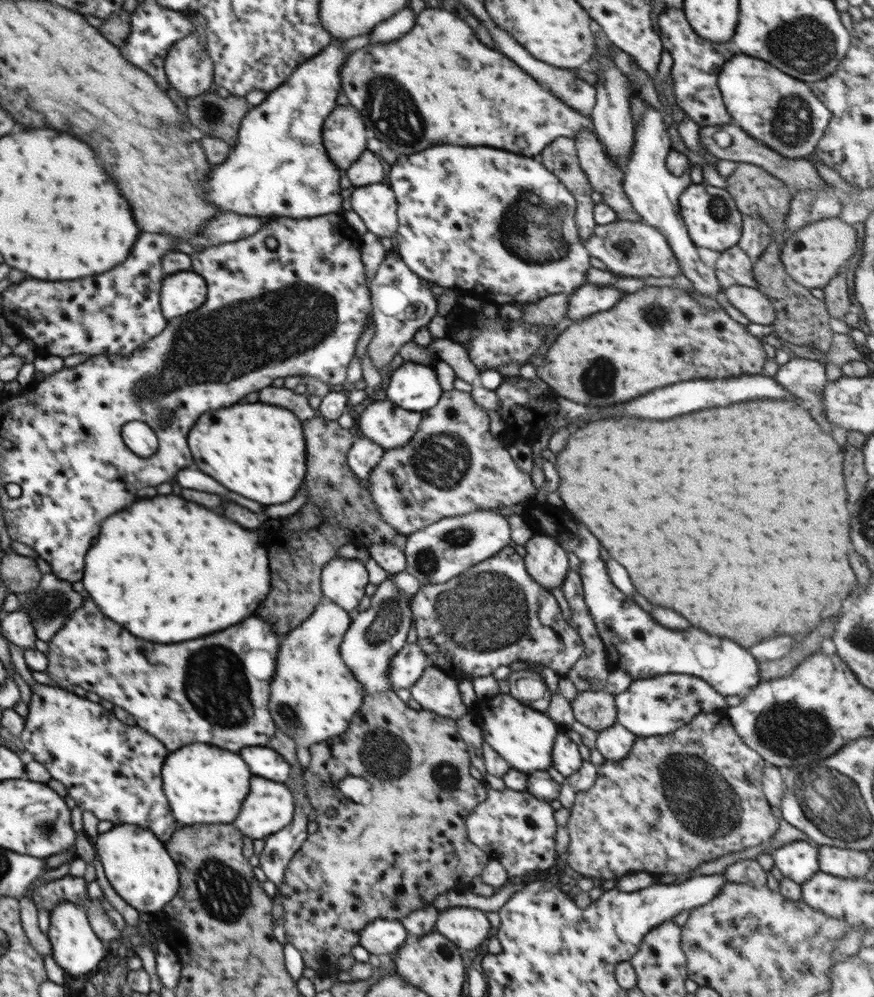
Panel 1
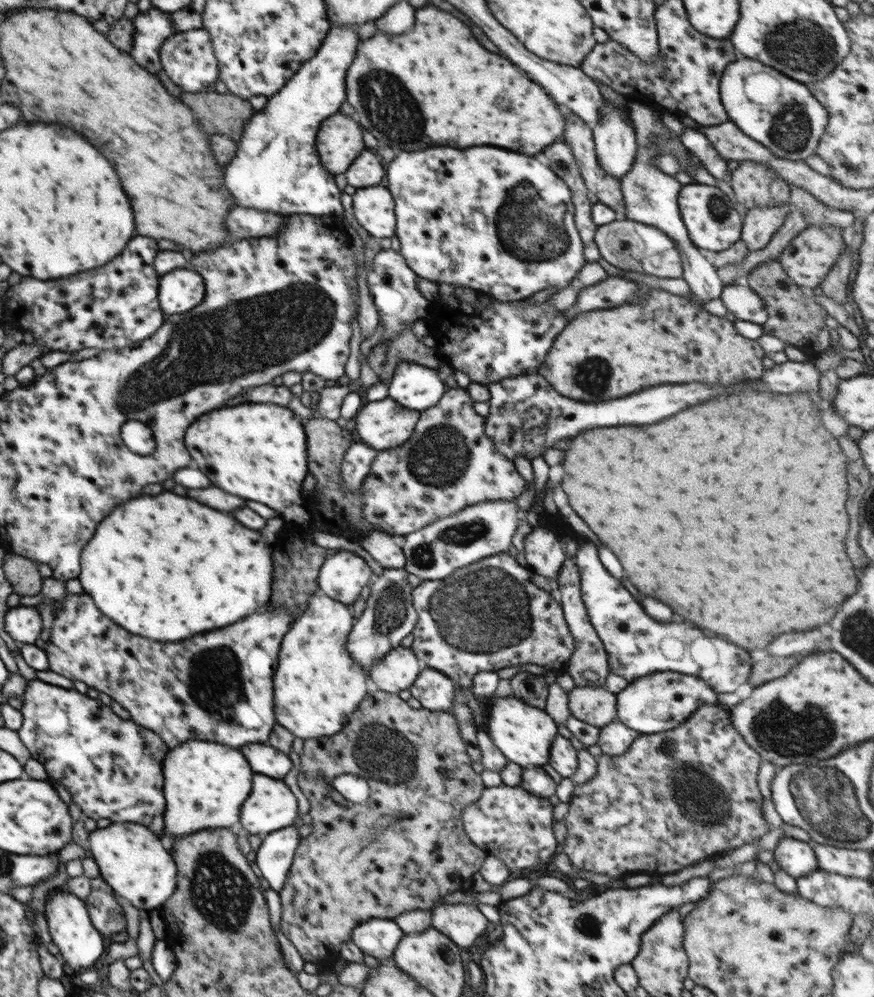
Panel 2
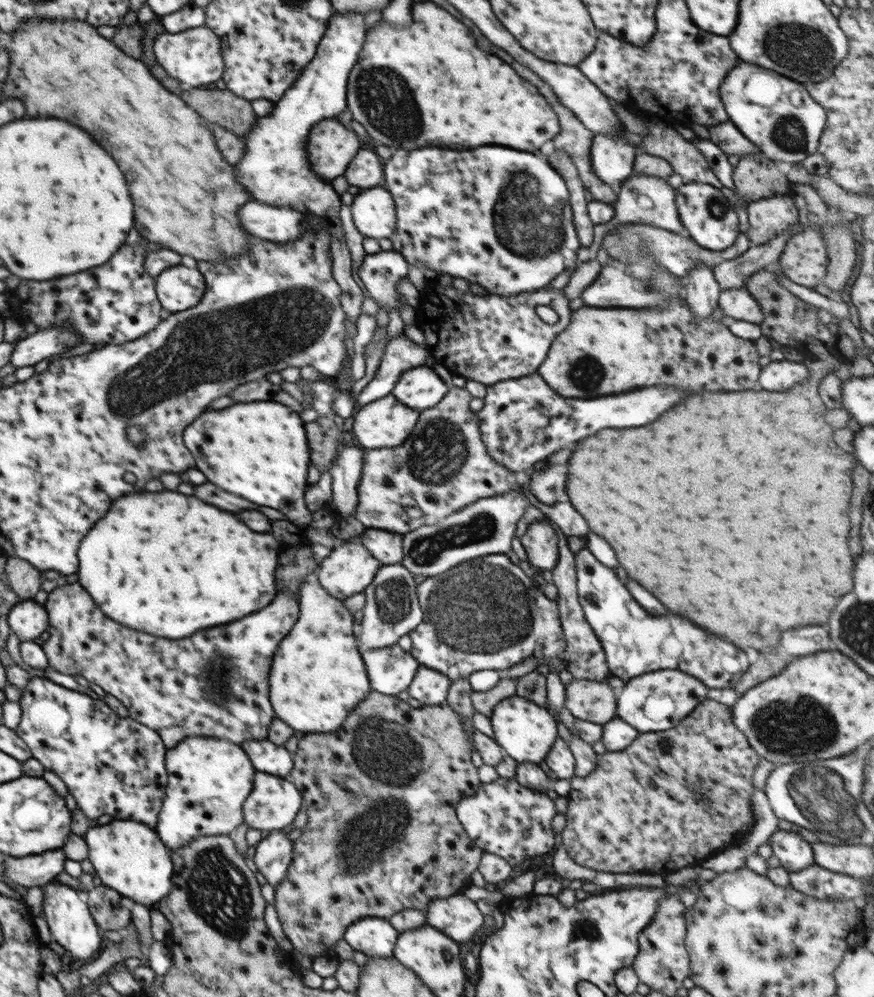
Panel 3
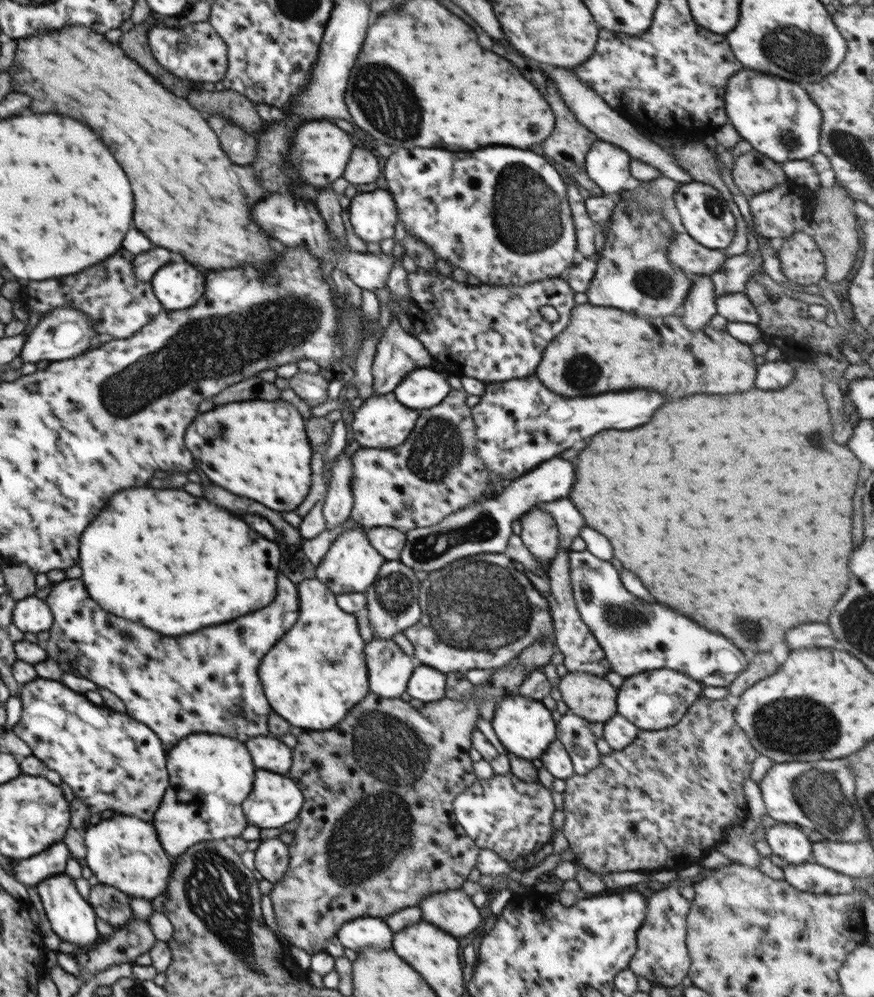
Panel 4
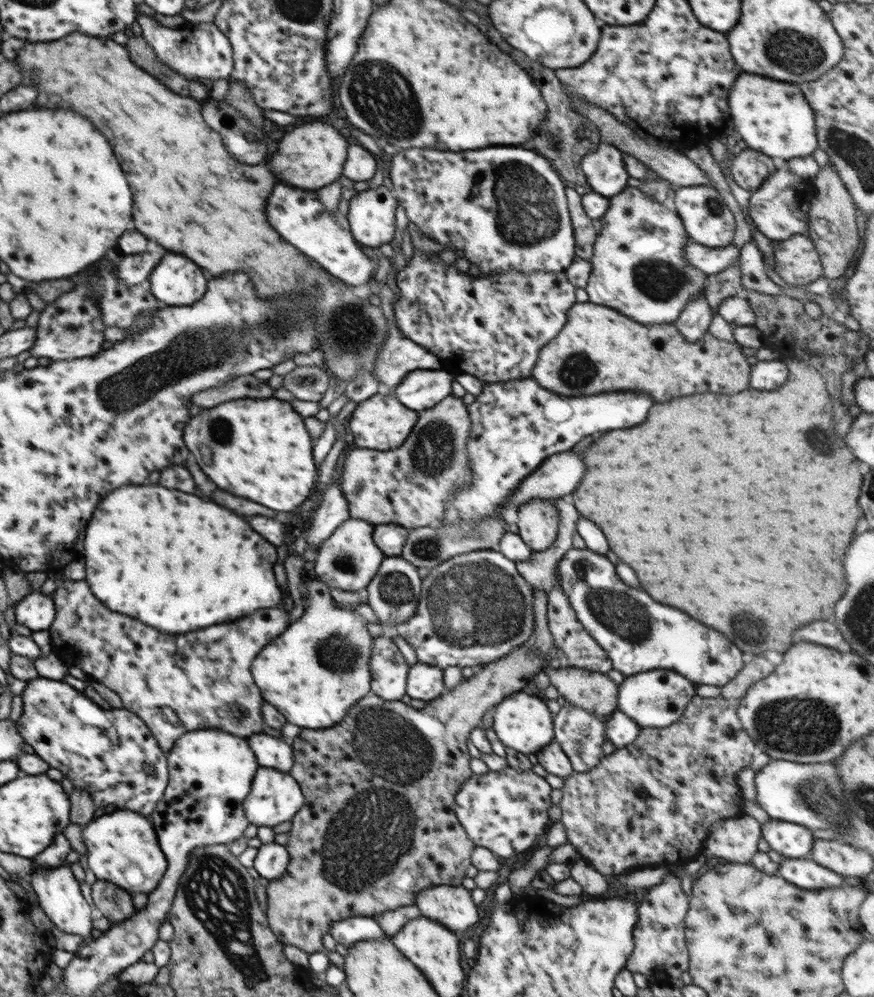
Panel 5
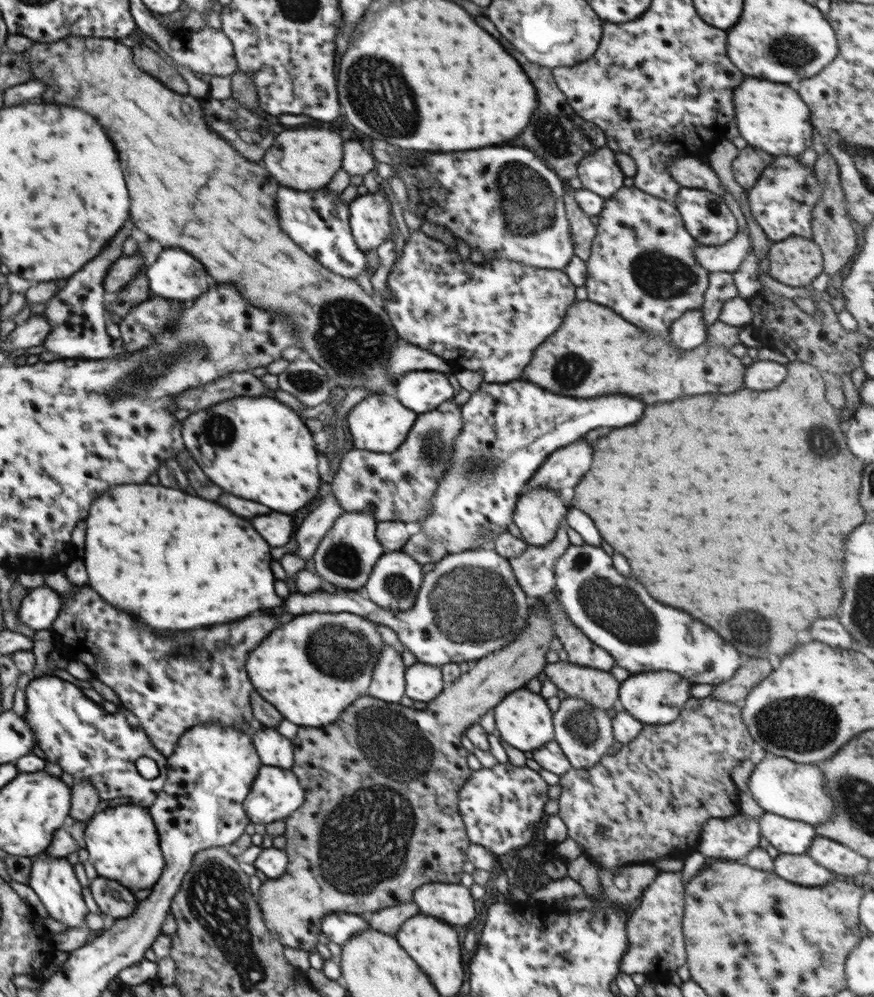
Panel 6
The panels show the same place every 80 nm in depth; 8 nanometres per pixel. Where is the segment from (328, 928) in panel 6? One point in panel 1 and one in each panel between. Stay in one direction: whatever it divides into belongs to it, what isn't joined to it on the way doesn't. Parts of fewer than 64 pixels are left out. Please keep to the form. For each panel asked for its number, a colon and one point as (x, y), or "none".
1: (381, 937)
2: (377, 937)
3: (375, 937)
4: (368, 932)
5: (349, 931)

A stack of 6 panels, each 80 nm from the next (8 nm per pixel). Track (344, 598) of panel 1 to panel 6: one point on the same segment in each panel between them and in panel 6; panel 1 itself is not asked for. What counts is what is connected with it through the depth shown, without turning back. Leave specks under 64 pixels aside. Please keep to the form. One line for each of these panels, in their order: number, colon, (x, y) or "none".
2: (342, 576)
3: (350, 568)
4: (351, 564)
5: (348, 560)
6: (345, 557)

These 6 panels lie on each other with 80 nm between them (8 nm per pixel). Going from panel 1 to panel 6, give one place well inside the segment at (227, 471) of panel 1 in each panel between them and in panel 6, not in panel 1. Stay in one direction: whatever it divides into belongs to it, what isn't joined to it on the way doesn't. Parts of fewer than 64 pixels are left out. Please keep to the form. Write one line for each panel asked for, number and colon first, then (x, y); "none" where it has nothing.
2: (257, 451)
3: (257, 450)
4: (256, 449)
5: (263, 452)
6: (264, 452)

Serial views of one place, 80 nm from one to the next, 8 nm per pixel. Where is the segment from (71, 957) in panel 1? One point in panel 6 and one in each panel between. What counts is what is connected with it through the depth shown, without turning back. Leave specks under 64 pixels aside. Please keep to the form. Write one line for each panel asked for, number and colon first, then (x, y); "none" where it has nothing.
2: (81, 947)
3: (71, 924)
4: (72, 918)
5: (58, 893)
6: (53, 879)

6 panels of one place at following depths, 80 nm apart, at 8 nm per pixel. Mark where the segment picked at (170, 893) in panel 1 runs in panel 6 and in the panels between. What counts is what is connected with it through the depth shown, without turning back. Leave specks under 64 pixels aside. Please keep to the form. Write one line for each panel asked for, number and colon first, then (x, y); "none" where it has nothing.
2: (132, 860)
3: (128, 856)
4: (124, 852)
5: (122, 846)
6: (123, 844)

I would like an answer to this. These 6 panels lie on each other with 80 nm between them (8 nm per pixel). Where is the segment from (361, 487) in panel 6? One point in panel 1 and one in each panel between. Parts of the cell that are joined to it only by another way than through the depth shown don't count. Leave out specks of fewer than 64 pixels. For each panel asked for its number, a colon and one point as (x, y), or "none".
1: (452, 466)
2: (449, 463)
3: (443, 466)
4: (436, 472)
5: (410, 486)

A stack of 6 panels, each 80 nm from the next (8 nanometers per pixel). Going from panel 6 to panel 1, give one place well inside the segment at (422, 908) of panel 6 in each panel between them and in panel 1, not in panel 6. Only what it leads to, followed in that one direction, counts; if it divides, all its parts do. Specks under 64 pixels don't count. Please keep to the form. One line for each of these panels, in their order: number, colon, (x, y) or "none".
1: (467, 927)
2: (463, 923)
3: (458, 917)
4: (454, 911)
5: (452, 906)

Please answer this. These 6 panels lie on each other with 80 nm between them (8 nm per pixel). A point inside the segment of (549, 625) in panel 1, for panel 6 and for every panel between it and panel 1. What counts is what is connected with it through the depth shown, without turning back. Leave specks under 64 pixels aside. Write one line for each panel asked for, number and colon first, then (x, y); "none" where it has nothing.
2: (488, 615)
3: (485, 614)
4: (480, 612)
5: (474, 608)
6: (471, 604)

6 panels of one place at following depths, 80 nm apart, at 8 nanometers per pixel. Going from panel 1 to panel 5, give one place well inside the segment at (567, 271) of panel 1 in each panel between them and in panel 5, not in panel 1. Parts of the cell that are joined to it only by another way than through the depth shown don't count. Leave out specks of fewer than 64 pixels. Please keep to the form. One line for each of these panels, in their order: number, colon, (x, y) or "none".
2: (473, 217)
3: (501, 218)
4: (501, 214)
5: (502, 208)

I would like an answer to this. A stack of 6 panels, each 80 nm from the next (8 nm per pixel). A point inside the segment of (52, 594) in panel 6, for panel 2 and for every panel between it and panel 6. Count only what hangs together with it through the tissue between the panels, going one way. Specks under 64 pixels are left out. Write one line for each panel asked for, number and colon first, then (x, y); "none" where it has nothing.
2: (23, 623)
3: (28, 619)
4: (30, 614)
5: (36, 611)

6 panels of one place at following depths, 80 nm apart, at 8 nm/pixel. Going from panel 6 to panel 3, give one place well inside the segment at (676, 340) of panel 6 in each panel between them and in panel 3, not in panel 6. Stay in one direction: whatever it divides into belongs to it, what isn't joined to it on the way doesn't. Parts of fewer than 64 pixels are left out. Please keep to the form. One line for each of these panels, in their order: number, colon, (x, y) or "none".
3: (702, 291)
4: (700, 306)
5: (693, 323)

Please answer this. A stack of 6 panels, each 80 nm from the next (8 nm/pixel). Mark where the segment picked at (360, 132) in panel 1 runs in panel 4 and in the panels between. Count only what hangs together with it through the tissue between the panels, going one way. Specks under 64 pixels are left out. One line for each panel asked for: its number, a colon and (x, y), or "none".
2: (339, 139)
3: (331, 147)
4: (321, 151)

